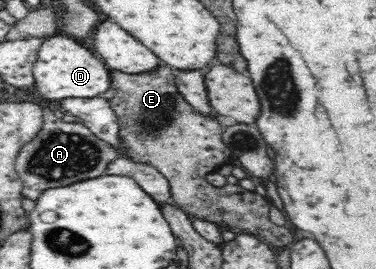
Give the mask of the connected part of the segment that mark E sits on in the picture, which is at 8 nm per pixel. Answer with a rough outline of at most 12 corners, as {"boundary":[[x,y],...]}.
{"boundary":[[175,71],[109,72],[121,153],[160,170],[188,216],[285,248],[269,199],[202,183],[233,159],[225,124]]}

